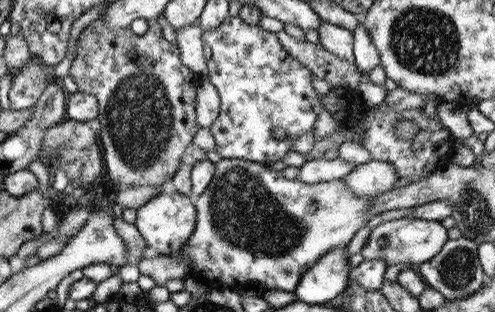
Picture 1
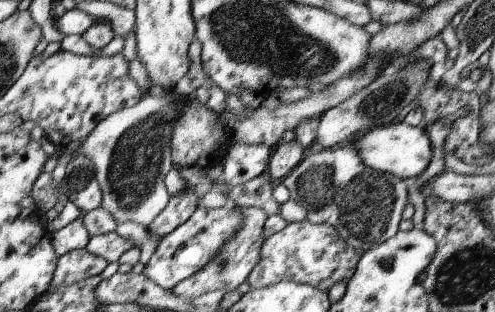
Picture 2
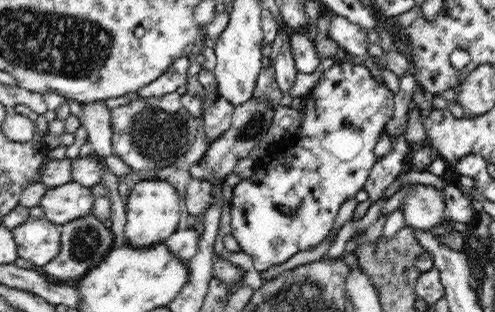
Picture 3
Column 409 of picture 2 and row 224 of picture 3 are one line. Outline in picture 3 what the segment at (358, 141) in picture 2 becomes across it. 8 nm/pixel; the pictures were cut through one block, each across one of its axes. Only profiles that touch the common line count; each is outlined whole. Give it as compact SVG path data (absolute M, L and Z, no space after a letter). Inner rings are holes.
M144 178L138 182L130 182L132 192L128 198L128 212L126 212L126 246L128 248L142 248L142 246L154 246L160 242L166 242L168 236L172 236L176 230L182 228L184 220L184 208L182 208L182 196L176 190L174 180L162 180L162 178Z

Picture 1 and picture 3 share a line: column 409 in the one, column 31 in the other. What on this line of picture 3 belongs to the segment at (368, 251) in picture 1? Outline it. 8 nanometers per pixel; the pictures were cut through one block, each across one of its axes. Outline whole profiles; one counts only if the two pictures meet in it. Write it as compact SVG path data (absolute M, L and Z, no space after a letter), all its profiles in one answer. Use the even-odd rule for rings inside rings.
M30 218L12 230L12 238L18 246L18 258L34 264L34 268L46 266L60 252L60 226L50 220Z

